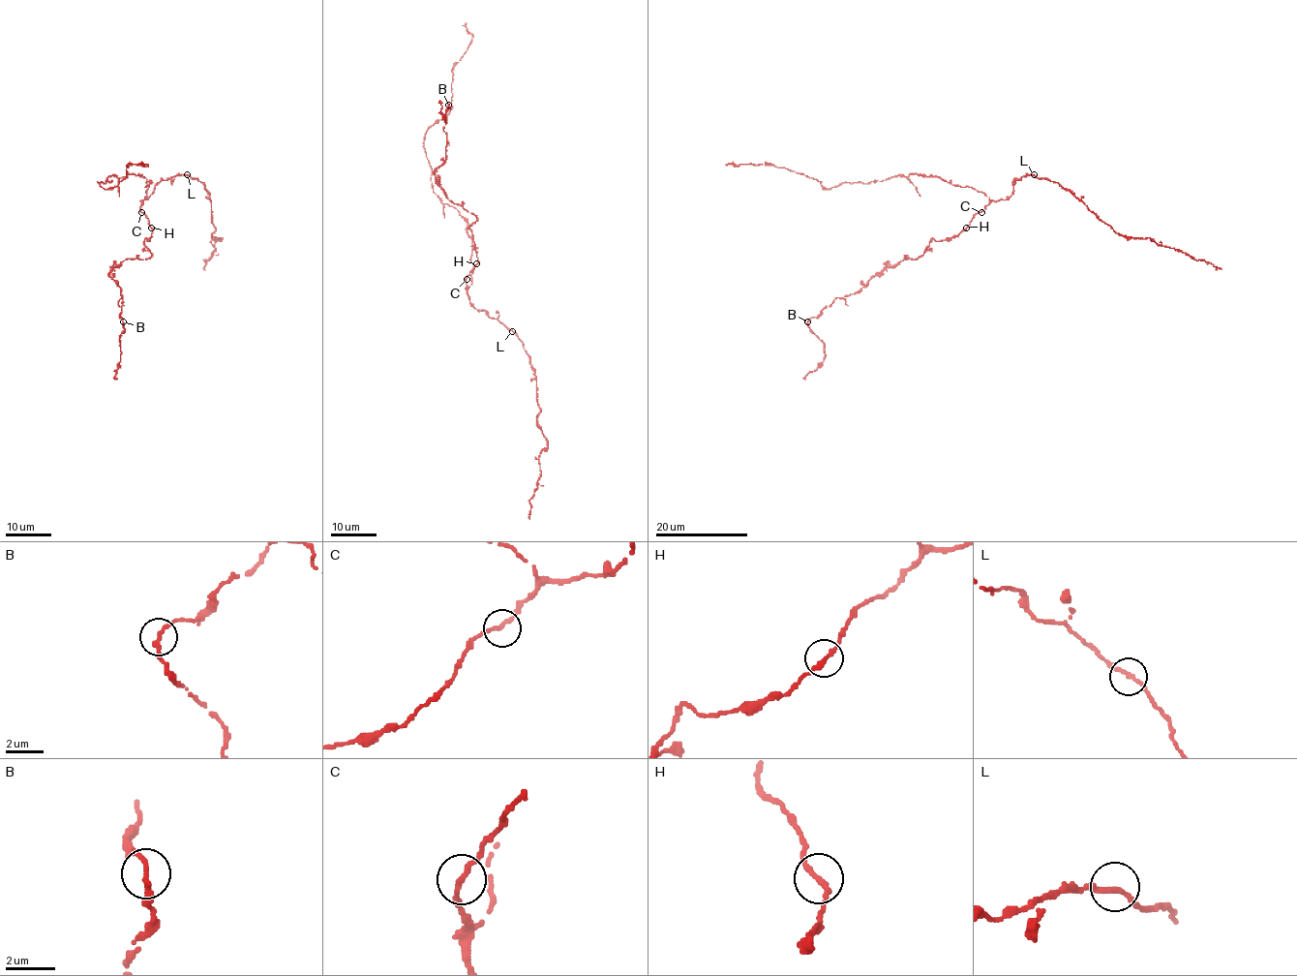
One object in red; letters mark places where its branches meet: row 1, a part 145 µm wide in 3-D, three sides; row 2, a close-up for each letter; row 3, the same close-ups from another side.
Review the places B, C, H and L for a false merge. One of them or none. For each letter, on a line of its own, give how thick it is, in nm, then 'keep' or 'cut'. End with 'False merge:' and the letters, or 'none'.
B: 240 nm | keep
C: 240 nm | keep
H: 260 nm | keep
L: 240 nm | keep
False merge: none

